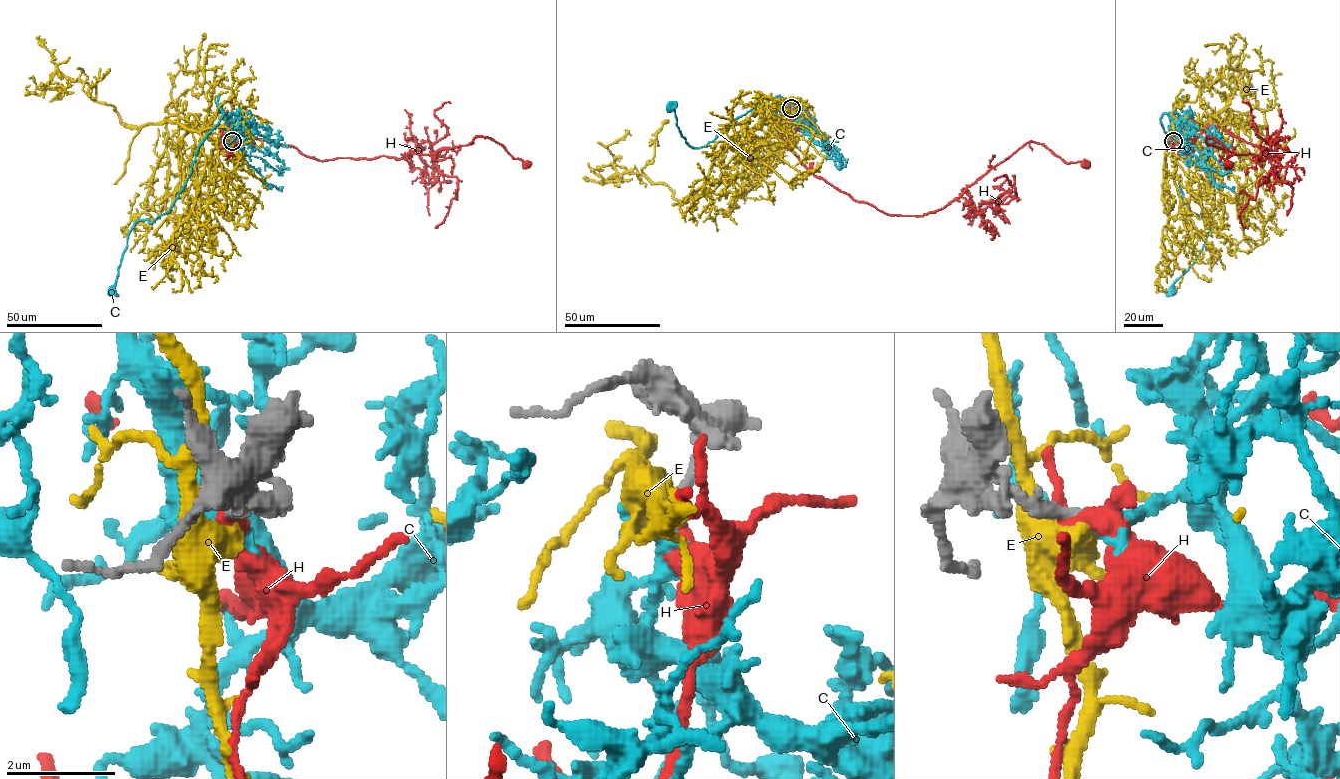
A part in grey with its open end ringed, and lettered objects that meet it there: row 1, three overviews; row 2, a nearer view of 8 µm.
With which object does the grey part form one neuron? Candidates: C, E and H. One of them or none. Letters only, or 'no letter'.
C

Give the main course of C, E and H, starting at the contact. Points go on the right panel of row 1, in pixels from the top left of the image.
C: (1173, 141), (1177, 133), (1163, 113), (1160, 123), (1185, 203), (1213, 222), (1199, 254), (1171, 290)
E: (1173, 141), (1169, 127), (1266, 124), (1232, 68), (1209, 87), (1193, 80)
H: (1172, 141), (1191, 151), (1202, 130), (1222, 127), (1280, 158), (1235, 154), (1207, 136), (1225, 147), (1228, 164)

